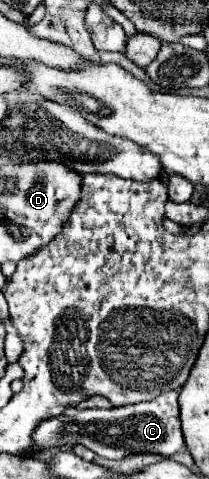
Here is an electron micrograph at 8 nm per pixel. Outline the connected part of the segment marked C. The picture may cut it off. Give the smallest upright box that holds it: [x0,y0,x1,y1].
[34,391,184,459]

